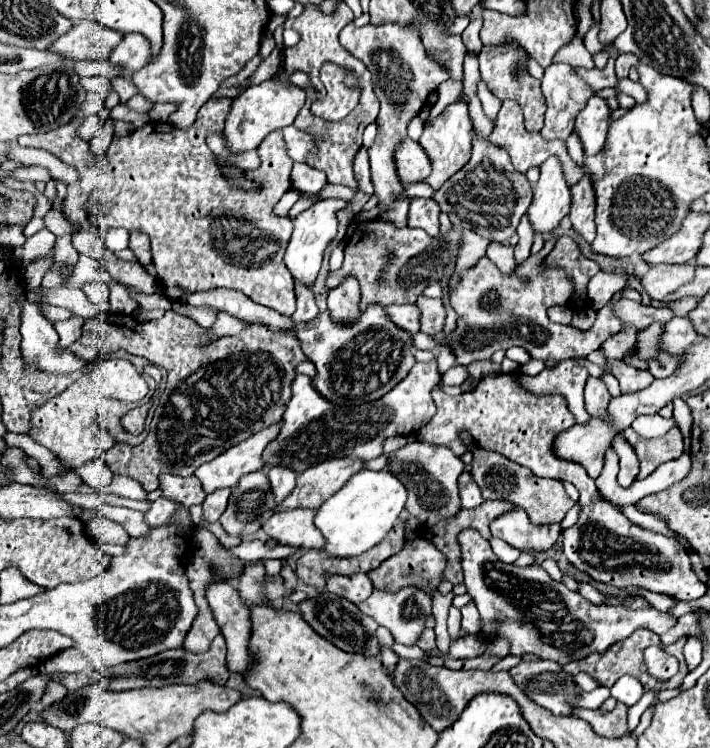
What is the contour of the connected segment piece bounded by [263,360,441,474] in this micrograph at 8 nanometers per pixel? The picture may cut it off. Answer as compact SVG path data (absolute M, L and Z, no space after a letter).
M437 360L417 362L409 374L383 398L357 406L341 408L327 402L321 394L315 394L311 378L297 374L295 382L301 382L301 390L293 392L289 406L283 414L283 426L279 438L265 450L265 470L271 466L291 466L297 474L325 460L333 458L361 458L371 460L383 454L383 442L389 436L413 434L435 414L435 402L431 390L441 382Z

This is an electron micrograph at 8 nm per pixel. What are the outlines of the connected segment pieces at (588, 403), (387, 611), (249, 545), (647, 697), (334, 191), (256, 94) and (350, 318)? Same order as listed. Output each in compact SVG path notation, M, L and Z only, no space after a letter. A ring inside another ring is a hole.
M587 378L587 384L585 384L585 410L591 414L591 416L597 416L597 418L609 418L607 416L607 404L609 404L611 396L609 396L609 390L607 386L603 384L603 380L597 380L597 378Z
M407 586L407 588L401 588L399 592L373 590L373 594L365 602L359 602L357 608L363 614L371 616L379 626L385 626L399 644L413 646L425 628L427 616L431 614L431 596L419 590L417 586Z
M251 540L251 542L243 542L235 548L229 548L231 554L235 554L237 558L241 558L243 562L251 562L251 560L269 560L269 558L289 558L297 548L289 548L289 546L275 546L275 548L267 548L265 542L259 540Z
M646 691L642 698L628 710L628 732L632 732L639 724L642 714L650 706L659 691Z
M327 184L319 194L311 194L311 196L307 196L305 192L301 192L299 194L301 198L311 198L311 200L327 200L327 198L343 198L343 200L353 200L353 196L355 196L355 192L353 190L347 190L347 186L331 186L331 184Z
M271 78L257 86L249 86L243 94L239 94L239 98L233 100L223 130L223 138L233 153L255 150L267 134L293 124L293 120L305 104L305 92L293 84L281 84L283 82L275 82L275 78Z
M347 278L347 282L331 290L327 296L327 308L331 312L331 320L341 326L353 324L357 320L359 316L357 304L359 304L359 284L355 282L355 278Z

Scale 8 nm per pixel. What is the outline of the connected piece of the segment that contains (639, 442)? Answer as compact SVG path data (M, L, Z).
M673 426L661 438L643 438L633 428L627 428L623 434L629 440L629 444L633 446L635 454L641 462L641 470L637 474L639 480L647 478L661 464L665 464L669 460L675 460L683 454L683 436L681 436L677 426Z

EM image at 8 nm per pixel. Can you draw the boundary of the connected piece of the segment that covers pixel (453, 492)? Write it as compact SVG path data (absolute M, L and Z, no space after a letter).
M409 442L389 454L387 470L397 474L401 484L407 488L407 504L405 508L419 520L421 526L431 526L441 520L453 518L461 510L457 478L465 470L465 464L445 446L427 444L427 442Z

